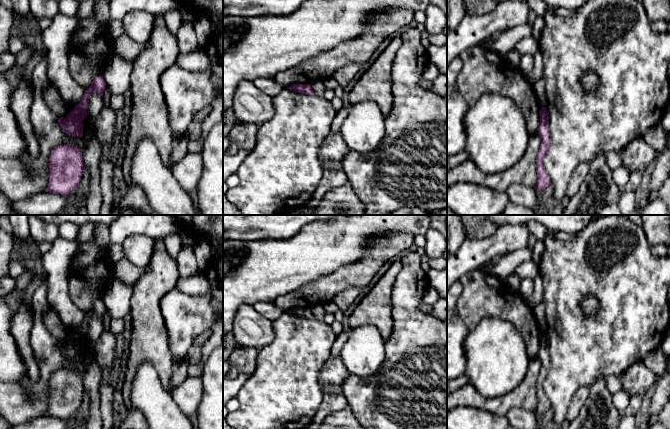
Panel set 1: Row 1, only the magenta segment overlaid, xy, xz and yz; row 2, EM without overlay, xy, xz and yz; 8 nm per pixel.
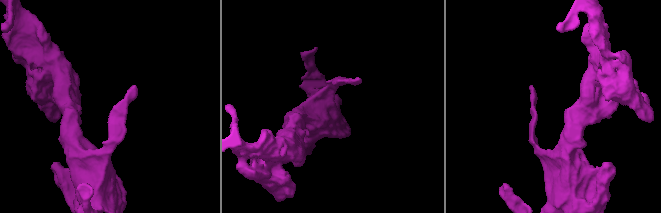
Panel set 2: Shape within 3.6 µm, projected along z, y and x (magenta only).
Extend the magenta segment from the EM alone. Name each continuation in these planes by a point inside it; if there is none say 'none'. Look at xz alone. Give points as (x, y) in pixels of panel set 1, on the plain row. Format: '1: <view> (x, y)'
none

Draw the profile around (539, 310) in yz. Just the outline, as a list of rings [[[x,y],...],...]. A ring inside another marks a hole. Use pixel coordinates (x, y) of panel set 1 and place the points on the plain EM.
[[[542,300],[532,309],[534,316],[536,318],[536,322],[542,331],[546,331],[547,328],[546,318],[545,318],[545,307],[546,304],[544,300]]]

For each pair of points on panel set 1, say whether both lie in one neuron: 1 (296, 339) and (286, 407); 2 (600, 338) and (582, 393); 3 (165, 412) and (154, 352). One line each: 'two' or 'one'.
1: one
2: two
3: two

